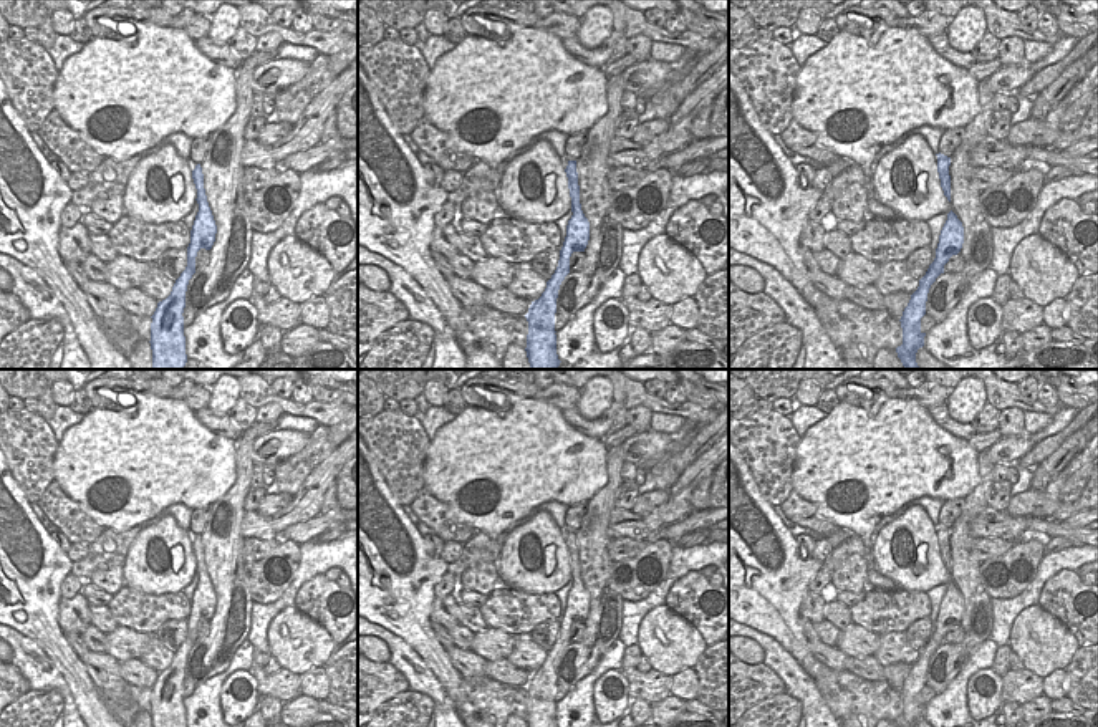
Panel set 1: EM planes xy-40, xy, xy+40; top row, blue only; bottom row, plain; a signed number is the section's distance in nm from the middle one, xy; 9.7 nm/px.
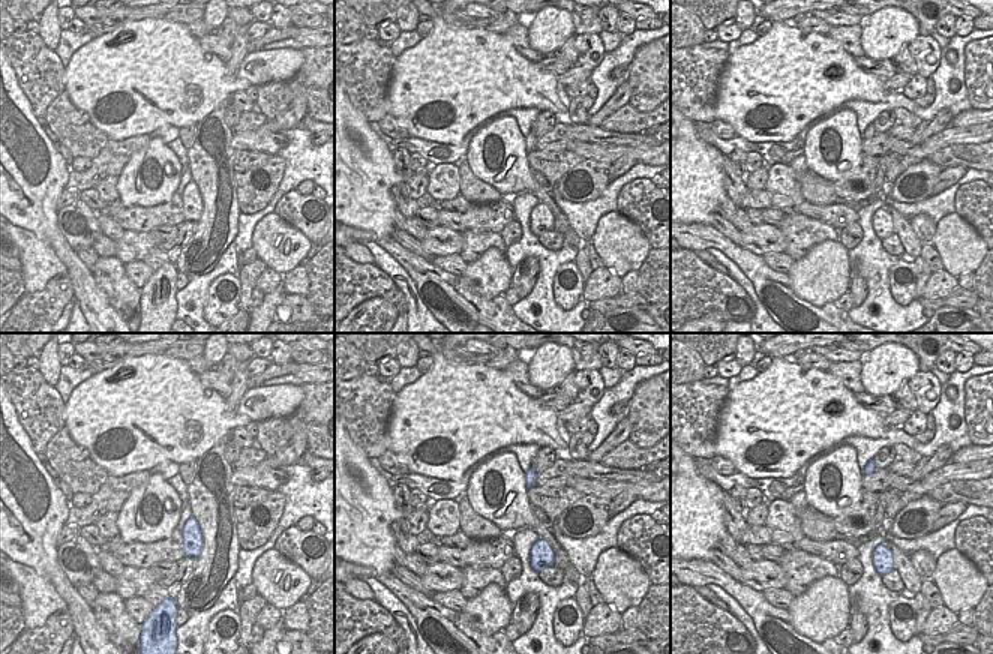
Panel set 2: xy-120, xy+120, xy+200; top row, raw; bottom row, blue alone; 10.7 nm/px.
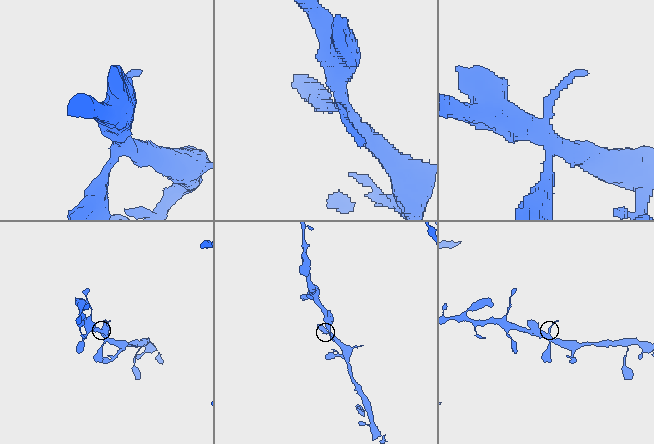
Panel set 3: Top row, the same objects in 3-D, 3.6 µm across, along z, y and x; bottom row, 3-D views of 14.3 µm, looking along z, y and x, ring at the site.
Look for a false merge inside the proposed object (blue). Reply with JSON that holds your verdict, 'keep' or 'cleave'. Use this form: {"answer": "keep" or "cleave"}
{"answer": "keep"}

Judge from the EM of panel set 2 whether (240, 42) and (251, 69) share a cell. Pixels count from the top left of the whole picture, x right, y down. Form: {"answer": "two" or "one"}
{"answer": "two"}

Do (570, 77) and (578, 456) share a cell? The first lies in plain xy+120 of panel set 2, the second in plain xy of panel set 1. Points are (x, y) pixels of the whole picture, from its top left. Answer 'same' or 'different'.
different

